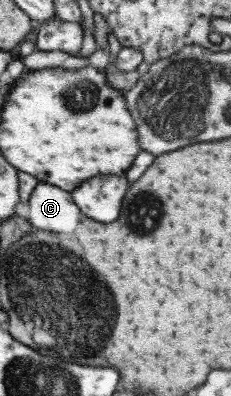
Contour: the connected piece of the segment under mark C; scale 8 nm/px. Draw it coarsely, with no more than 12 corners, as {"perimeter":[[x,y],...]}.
{"perimeter":[[38,183],[30,195],[33,229],[74,233],[82,215],[71,192]]}

